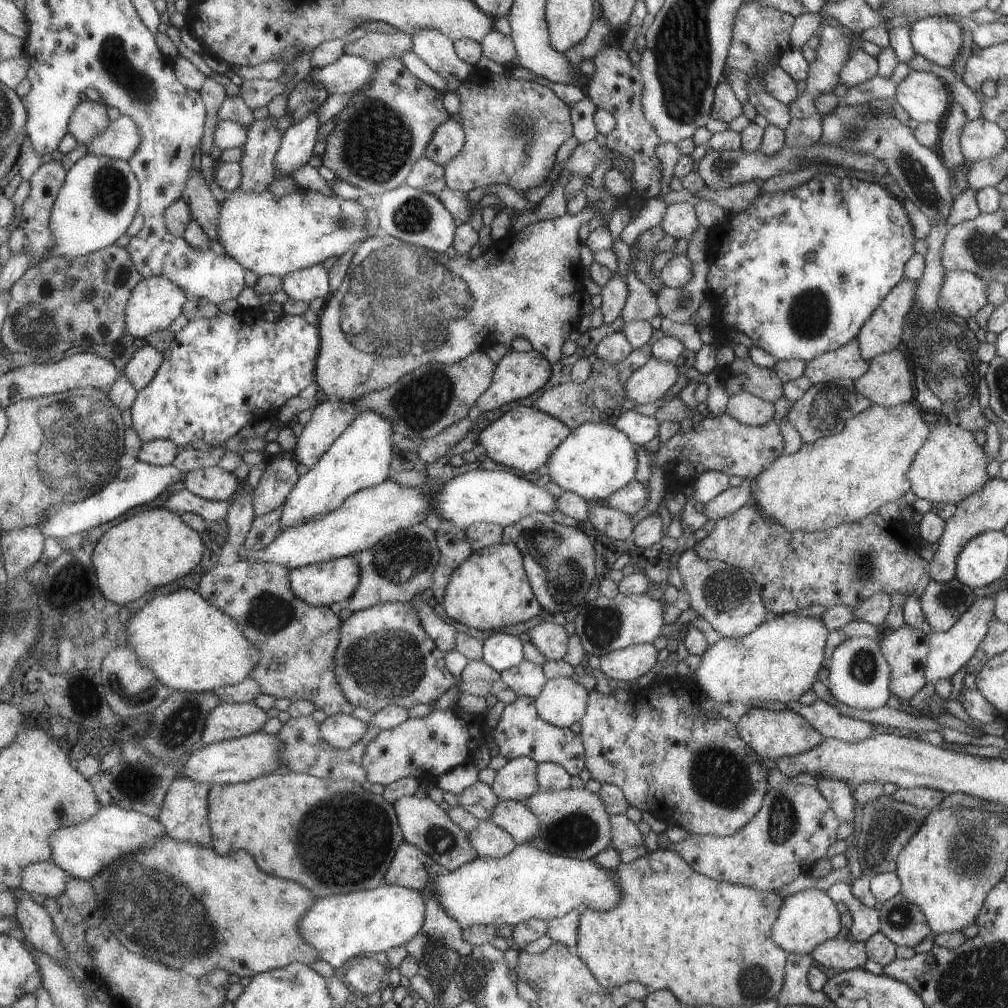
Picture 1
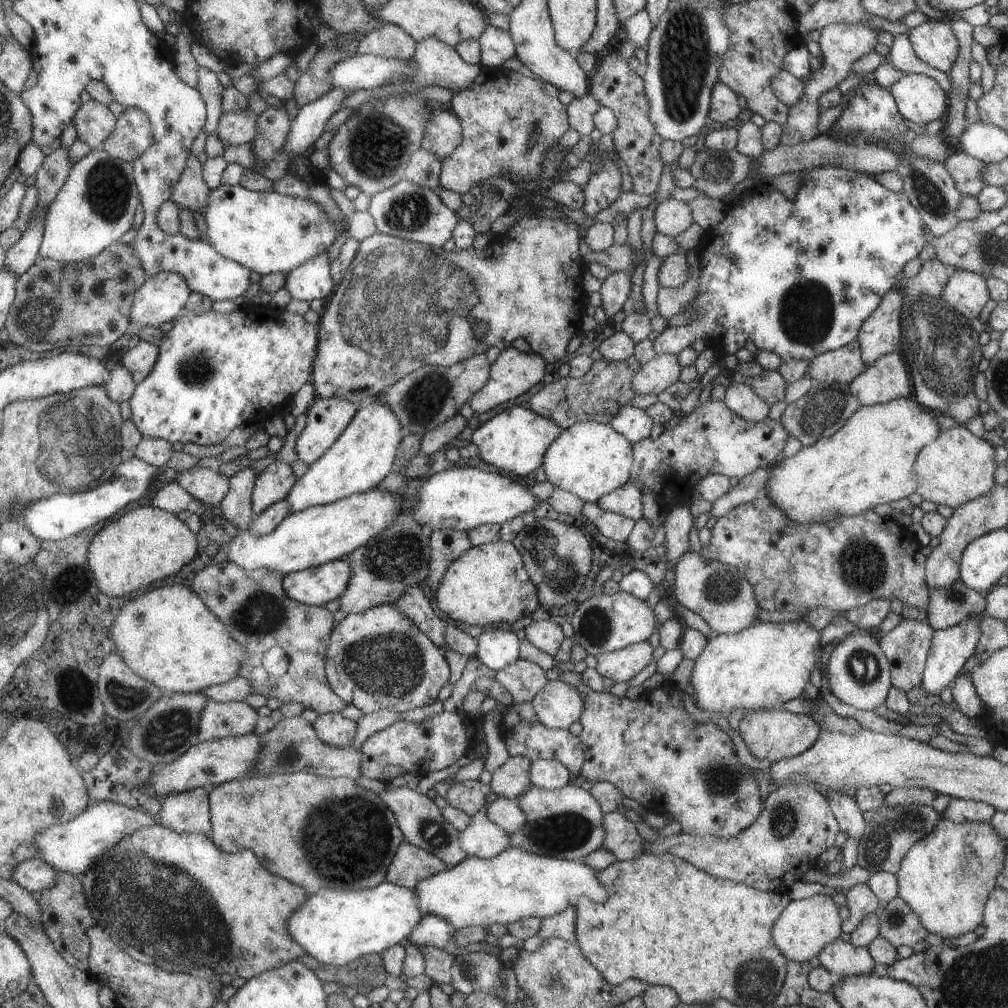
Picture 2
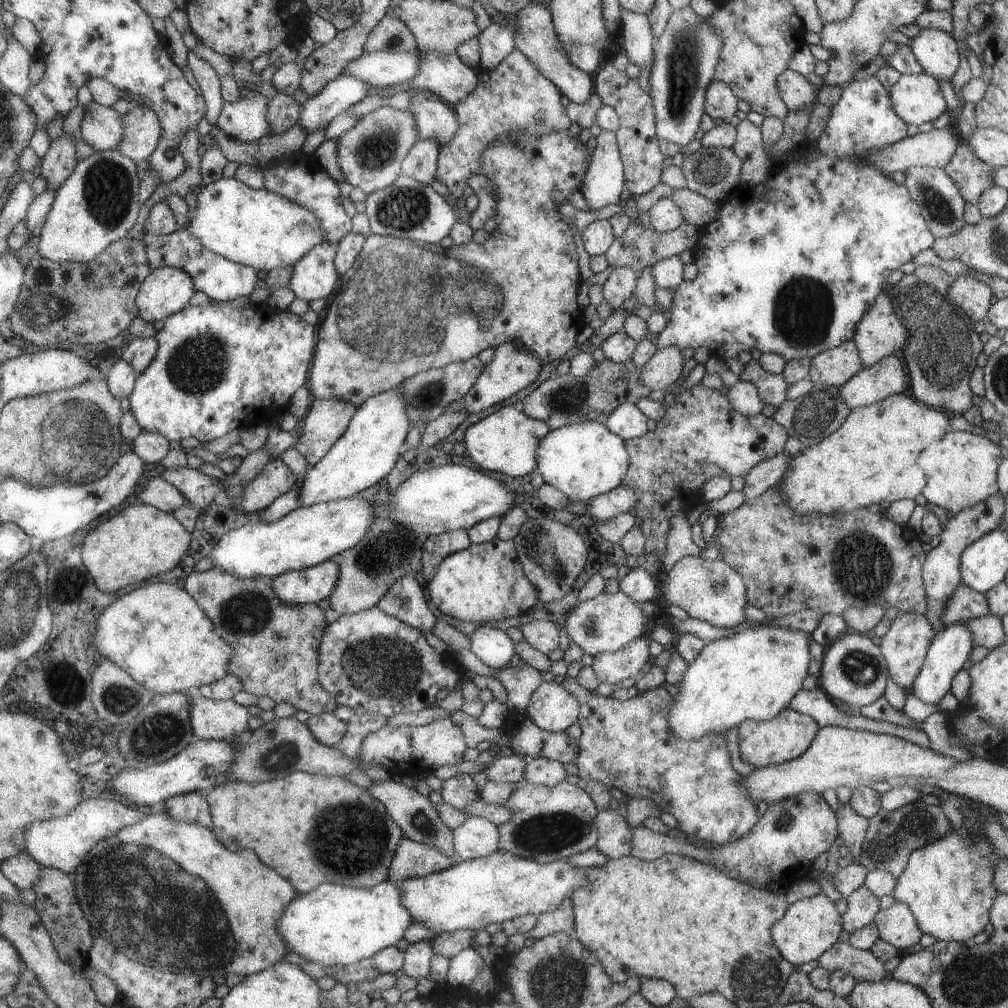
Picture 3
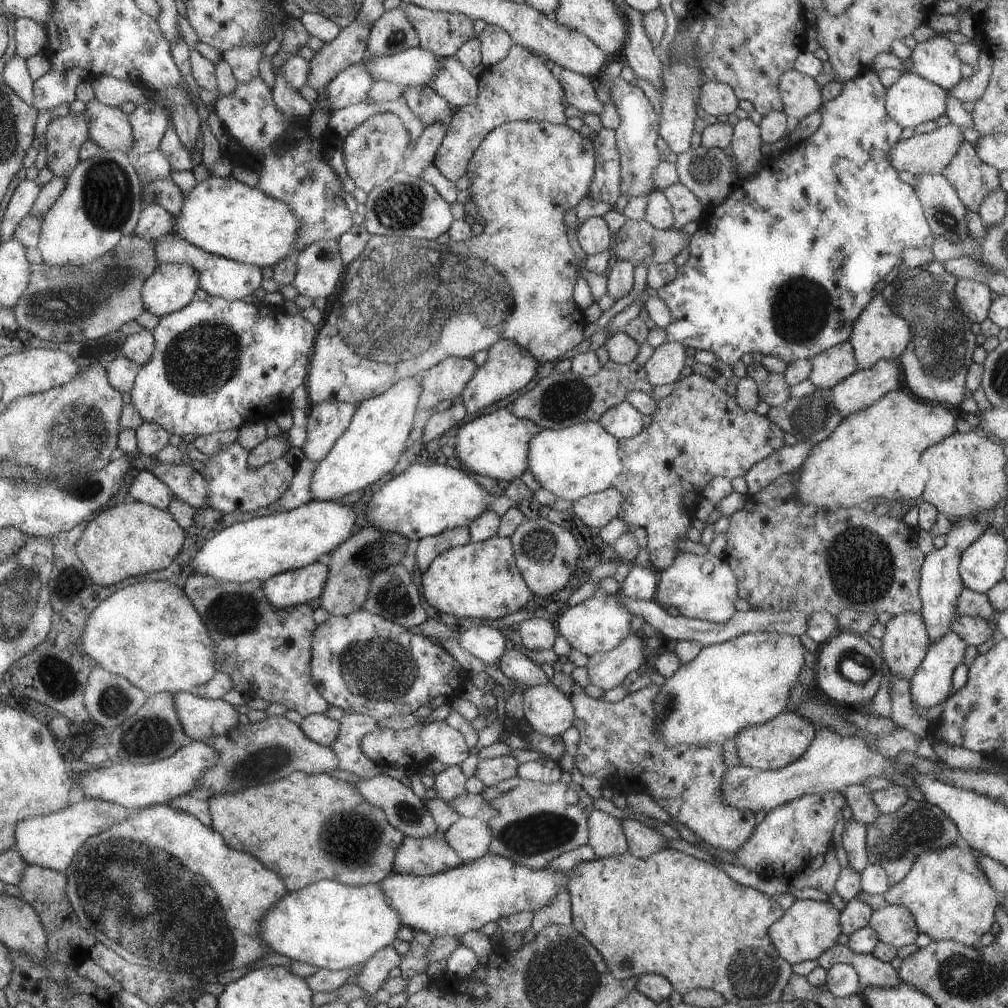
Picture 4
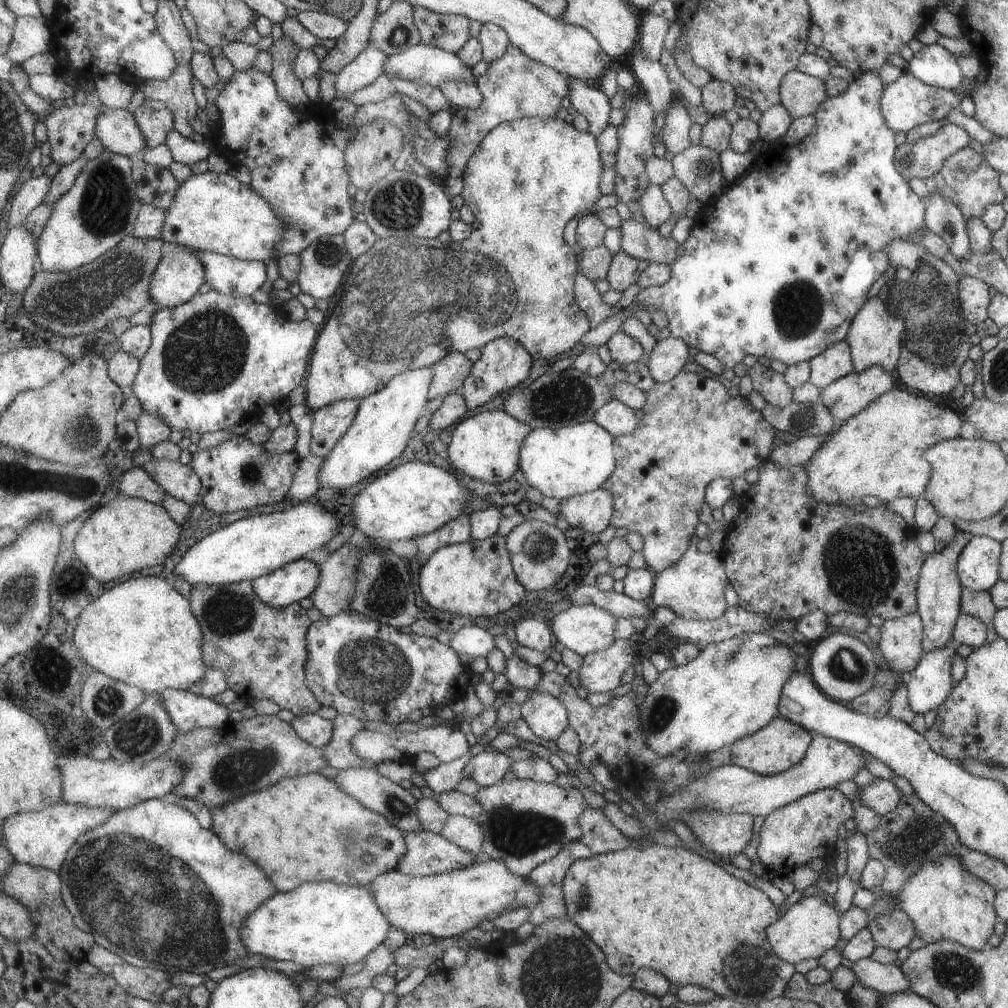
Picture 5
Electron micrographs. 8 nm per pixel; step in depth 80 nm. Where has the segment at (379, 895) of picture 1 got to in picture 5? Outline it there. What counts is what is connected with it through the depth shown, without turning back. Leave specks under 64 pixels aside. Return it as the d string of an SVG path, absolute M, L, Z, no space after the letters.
M311 882L300 884L286 893L277 893L247 917L240 931L244 945L250 953L262 954L276 961L291 960L308 968L322 964L346 967L358 963L377 947L383 946L392 928L387 915L376 904L376 898L369 886Z

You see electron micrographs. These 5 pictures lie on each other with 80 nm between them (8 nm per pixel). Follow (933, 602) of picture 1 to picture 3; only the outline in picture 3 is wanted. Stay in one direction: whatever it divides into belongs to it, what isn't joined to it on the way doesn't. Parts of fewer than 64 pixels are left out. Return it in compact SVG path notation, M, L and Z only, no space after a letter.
M961 582L955 588L955 592L950 596L950 599L946 600L938 627L946 627L953 623L964 623L969 619L977 619L989 612L984 593L975 592Z

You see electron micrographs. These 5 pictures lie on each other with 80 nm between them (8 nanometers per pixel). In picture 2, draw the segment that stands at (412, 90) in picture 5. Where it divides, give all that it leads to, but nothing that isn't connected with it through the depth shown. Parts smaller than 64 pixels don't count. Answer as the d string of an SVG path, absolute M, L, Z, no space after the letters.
M432 107L422 147L434 152L441 160L453 154L463 142L462 120L453 110Z

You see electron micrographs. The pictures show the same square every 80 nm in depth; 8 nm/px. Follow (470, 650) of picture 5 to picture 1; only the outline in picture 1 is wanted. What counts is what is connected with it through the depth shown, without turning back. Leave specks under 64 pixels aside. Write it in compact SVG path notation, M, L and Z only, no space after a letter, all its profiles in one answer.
M495 632L482 641L482 661L498 673L519 664L523 658L519 637Z

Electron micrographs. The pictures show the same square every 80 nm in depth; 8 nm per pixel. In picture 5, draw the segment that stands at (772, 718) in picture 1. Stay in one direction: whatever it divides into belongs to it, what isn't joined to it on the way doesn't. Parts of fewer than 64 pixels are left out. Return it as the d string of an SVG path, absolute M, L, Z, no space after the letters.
M775 715L764 727L730 744L731 764L763 775L774 775L793 767L805 755L813 735L802 725Z

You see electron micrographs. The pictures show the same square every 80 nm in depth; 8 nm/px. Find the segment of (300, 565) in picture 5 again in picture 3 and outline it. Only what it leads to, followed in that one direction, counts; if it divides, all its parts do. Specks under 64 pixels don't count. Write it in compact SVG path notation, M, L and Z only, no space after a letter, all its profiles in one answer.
M325 561L274 578L274 589L284 603L317 604L329 599L340 579L340 564Z

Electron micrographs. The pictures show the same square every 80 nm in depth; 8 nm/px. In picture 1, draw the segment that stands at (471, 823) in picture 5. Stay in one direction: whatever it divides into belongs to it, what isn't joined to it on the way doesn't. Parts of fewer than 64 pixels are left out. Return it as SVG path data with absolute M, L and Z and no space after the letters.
M490 820L479 821L478 826L467 834L479 857L496 859L505 856L517 845L512 836Z

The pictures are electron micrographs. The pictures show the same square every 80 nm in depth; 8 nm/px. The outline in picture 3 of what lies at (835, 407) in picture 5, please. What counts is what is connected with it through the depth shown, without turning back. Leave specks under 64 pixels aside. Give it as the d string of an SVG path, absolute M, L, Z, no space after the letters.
M887 355L870 367L862 367L840 388L840 395L851 409L878 403L889 394L903 393L905 372L895 355Z

